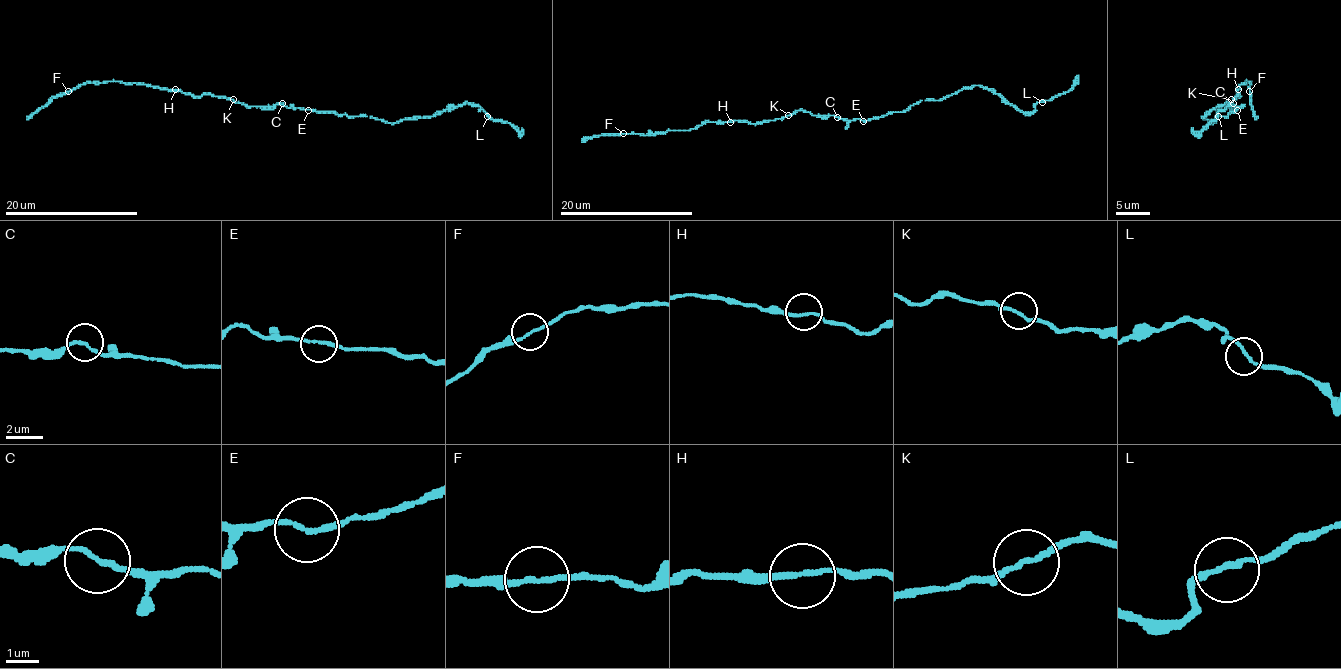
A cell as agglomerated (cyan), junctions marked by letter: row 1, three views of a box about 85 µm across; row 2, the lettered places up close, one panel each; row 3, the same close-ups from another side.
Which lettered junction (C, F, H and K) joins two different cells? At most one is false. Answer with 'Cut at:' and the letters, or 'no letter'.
Cut at: no letter

